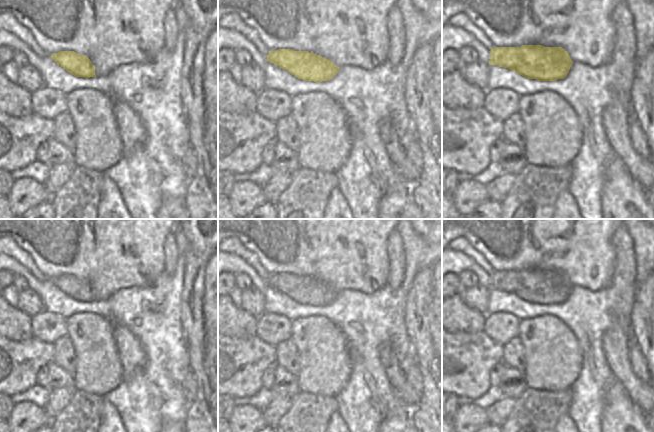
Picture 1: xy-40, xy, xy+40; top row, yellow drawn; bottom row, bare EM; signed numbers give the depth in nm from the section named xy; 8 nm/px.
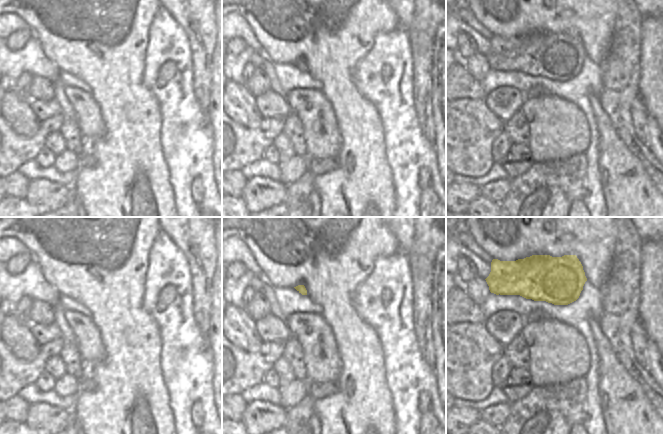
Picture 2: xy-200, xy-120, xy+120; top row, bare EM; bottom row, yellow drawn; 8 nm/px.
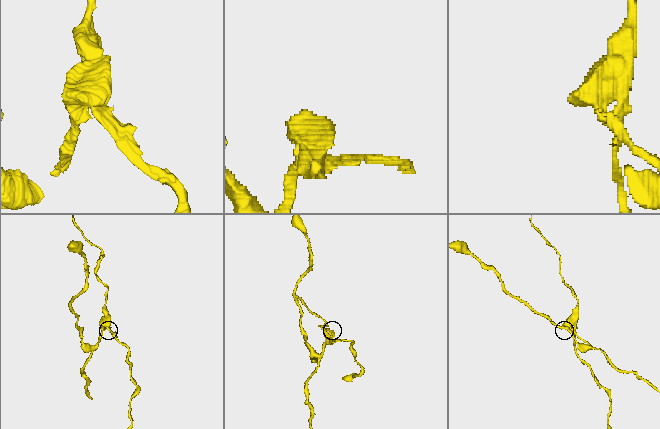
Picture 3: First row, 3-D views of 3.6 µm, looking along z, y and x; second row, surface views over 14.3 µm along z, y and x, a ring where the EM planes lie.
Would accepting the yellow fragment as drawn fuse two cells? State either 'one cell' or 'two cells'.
two cells

